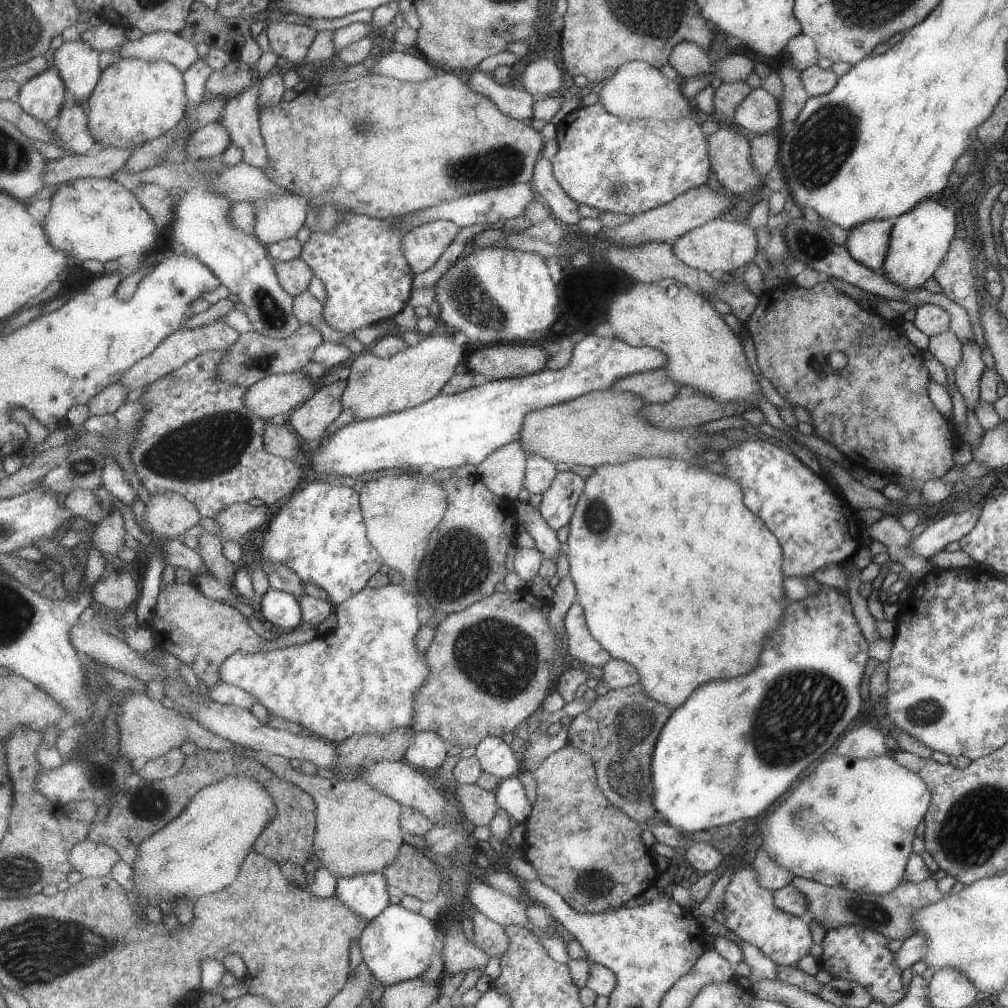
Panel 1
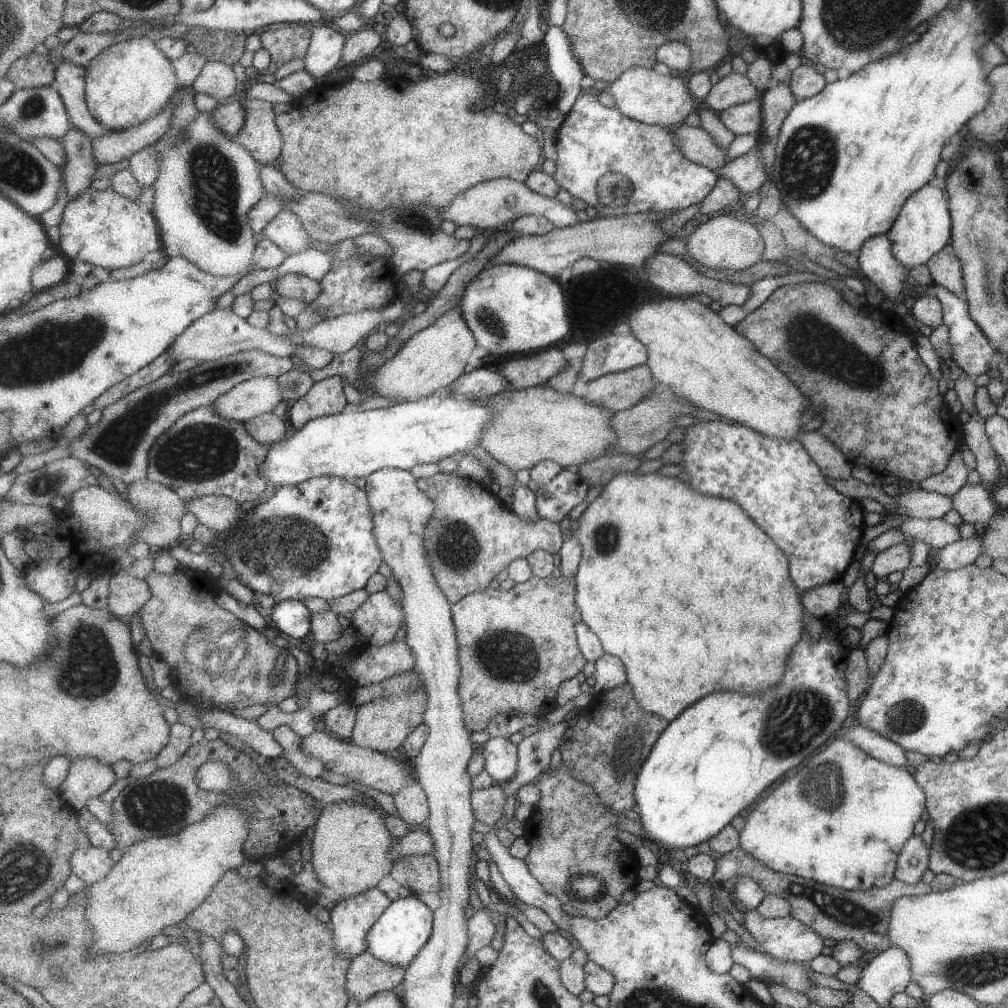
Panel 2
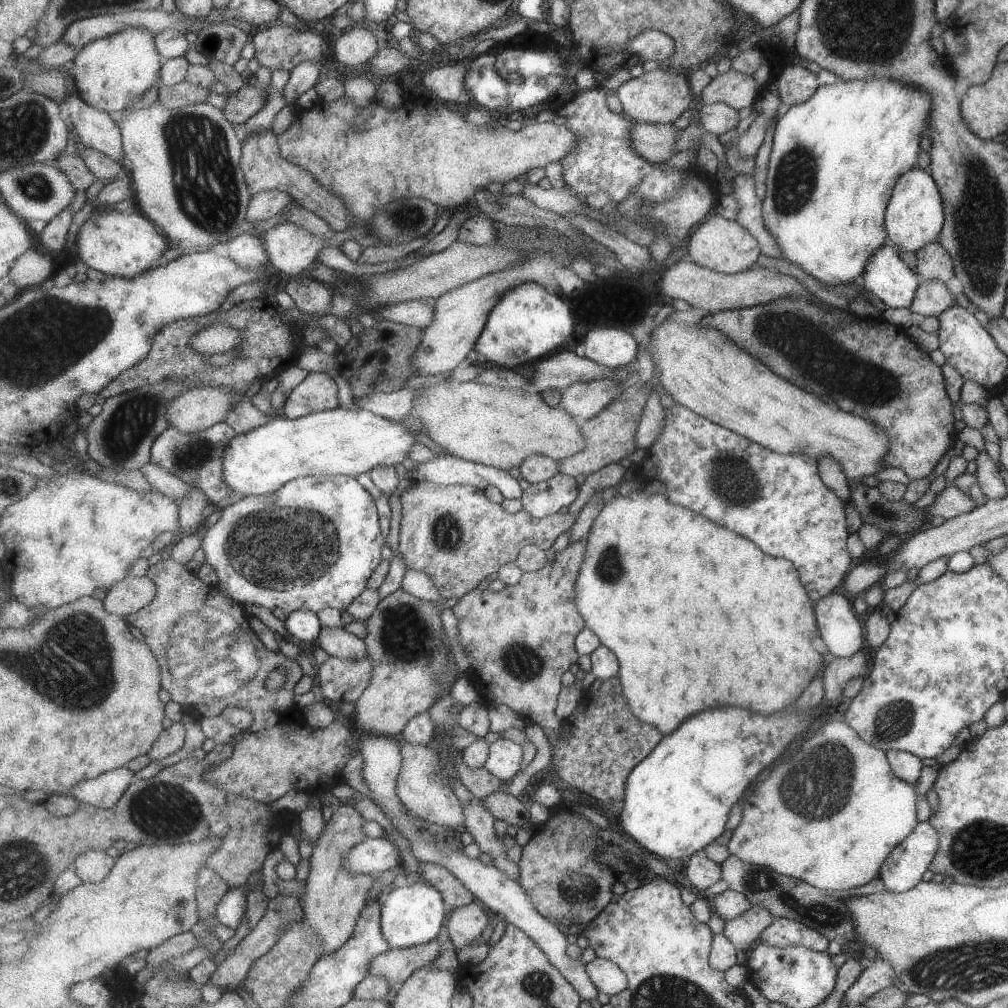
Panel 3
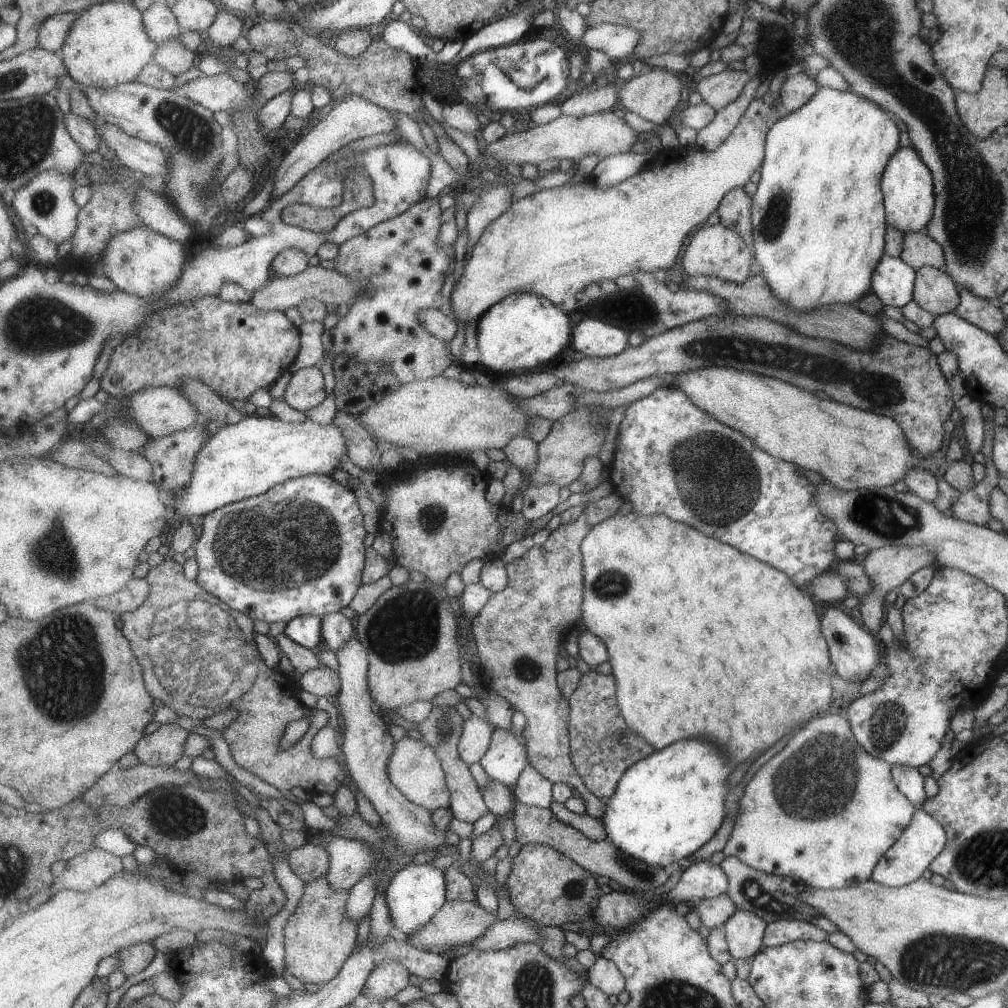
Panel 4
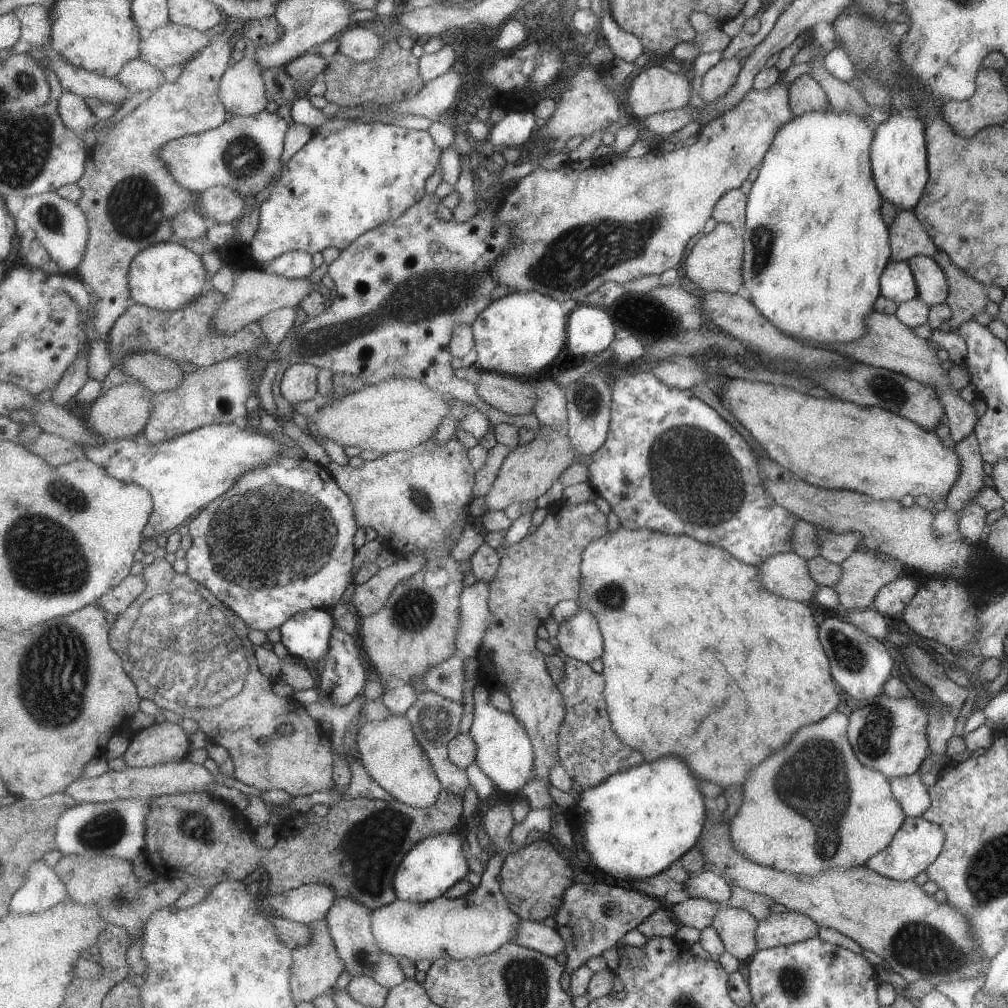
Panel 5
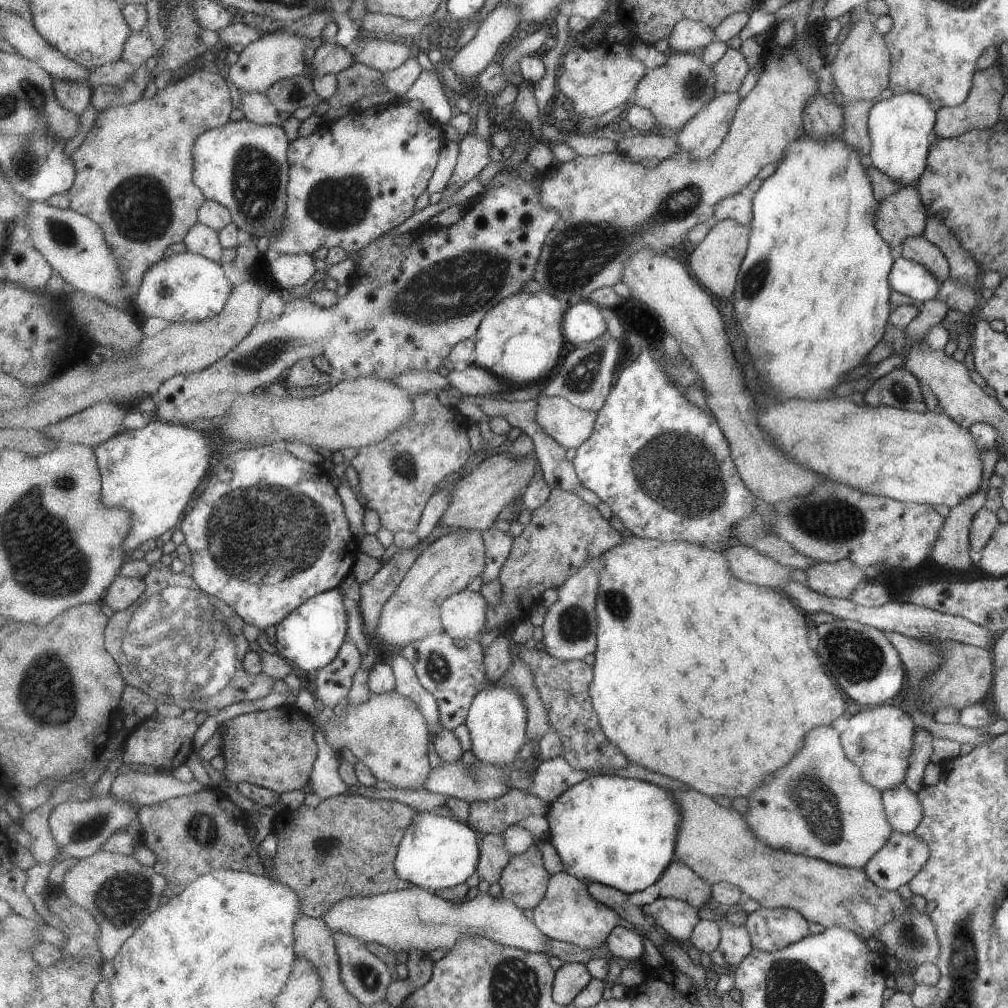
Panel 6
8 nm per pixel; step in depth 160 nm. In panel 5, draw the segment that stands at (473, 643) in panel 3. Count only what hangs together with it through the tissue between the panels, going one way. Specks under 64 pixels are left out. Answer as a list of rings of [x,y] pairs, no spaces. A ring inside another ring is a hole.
[[[588,501],[585,504],[580,504],[577,506],[564,504],[557,512],[553,512],[551,510],[551,514],[547,514],[546,519],[543,523],[538,526],[537,530],[533,534],[528,534],[521,542],[517,544],[511,545],[507,547],[502,555],[502,559],[500,562],[499,570],[495,573],[495,576],[492,578],[490,582],[490,623],[486,628],[485,634],[483,635],[483,642],[477,656],[478,662],[480,663],[478,682],[485,685],[489,692],[493,692],[493,690],[500,690],[504,692],[508,698],[512,702],[512,712],[514,715],[520,720],[520,723],[524,725],[525,730],[528,732],[529,738],[532,740],[534,746],[535,760],[534,760],[534,777],[527,783],[519,792],[519,796],[524,796],[530,802],[530,805],[533,809],[544,809],[549,807],[557,807],[552,812],[552,829],[550,830],[550,834],[553,837],[556,837],[558,842],[563,845],[565,848],[570,850],[573,854],[576,855],[576,860],[578,860],[578,853],[576,852],[576,844],[574,841],[574,830],[573,826],[571,826],[570,817],[566,812],[563,812],[561,808],[557,806],[555,800],[553,800],[553,796],[551,796],[551,782],[550,782],[550,774],[551,771],[557,767],[559,764],[562,766],[562,760],[560,757],[560,732],[561,727],[564,726],[564,722],[566,719],[566,715],[568,714],[568,704],[566,703],[564,694],[560,691],[560,688],[557,684],[555,684],[555,680],[553,680],[553,676],[549,674],[549,668],[547,668],[547,657],[539,648],[537,648],[537,630],[541,628],[543,622],[553,614],[553,608],[559,604],[559,602],[563,602],[563,600],[573,600],[575,602],[579,602],[581,598],[582,592],[582,560],[584,556],[584,550],[588,547],[589,543],[592,543],[596,538],[601,538],[605,536],[609,532],[609,524],[607,524],[607,514],[605,512],[601,512],[601,508],[597,509],[597,504],[594,501]]]

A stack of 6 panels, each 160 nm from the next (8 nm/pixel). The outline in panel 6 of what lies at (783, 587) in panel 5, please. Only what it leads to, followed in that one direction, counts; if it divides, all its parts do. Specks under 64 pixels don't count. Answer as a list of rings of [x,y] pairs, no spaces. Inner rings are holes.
[[[734,544],[722,551],[733,576],[739,580],[779,590],[780,583],[791,580],[791,569],[779,564],[753,547]]]

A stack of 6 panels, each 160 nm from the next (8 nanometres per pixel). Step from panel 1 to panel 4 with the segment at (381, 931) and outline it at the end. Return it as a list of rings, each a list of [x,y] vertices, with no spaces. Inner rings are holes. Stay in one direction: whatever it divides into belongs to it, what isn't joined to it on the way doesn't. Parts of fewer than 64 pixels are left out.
[[[429,863],[409,864],[403,867],[389,883],[386,899],[394,926],[405,935],[413,935],[425,927],[449,900],[444,870],[433,868]]]

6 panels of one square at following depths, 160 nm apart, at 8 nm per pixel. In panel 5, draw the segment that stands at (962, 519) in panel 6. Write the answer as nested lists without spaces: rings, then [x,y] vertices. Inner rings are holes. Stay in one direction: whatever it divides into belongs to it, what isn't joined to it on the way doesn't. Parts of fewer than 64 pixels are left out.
[[[975,430],[964,439],[956,442],[954,451],[959,459],[960,469],[958,477],[951,485],[945,496],[945,508],[956,512],[969,503],[969,499],[978,493],[983,485],[983,460],[981,458]]]

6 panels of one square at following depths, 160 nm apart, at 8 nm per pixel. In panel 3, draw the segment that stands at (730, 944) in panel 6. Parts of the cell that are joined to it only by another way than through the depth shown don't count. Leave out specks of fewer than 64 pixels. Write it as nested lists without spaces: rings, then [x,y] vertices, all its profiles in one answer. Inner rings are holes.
[[[750,905],[738,917],[724,922],[725,938],[731,942],[736,950],[748,950],[758,942],[759,933],[771,924],[773,916],[759,905]]]

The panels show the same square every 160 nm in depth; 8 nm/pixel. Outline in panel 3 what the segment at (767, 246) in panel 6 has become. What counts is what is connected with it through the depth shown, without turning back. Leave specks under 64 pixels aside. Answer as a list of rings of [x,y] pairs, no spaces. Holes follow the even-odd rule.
[[[885,77],[865,80],[853,79],[850,81],[838,80],[830,85],[818,85],[815,92],[806,101],[790,106],[787,112],[776,120],[775,128],[773,128],[770,155],[764,181],[765,194],[761,200],[763,224],[779,245],[782,257],[800,266],[801,270],[810,274],[815,280],[829,286],[844,289],[845,284],[852,284],[854,281],[858,281],[861,271],[865,268],[868,256],[873,254],[876,248],[887,243],[884,212],[889,204],[890,197],[893,195],[893,188],[897,184],[897,180],[917,164],[919,140],[927,132],[927,120],[930,120],[931,112],[932,96],[927,91]]]

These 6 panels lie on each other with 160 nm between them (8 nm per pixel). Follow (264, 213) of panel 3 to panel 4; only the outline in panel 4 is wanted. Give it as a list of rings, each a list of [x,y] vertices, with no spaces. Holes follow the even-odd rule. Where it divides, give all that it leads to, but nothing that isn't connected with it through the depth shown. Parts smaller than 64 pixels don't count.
[[[347,95],[339,104],[330,107],[319,124],[309,134],[303,136],[297,146],[293,147],[285,156],[273,178],[272,198],[278,199],[287,191],[295,188],[295,185],[307,173],[310,173],[317,165],[321,164],[329,155],[337,152],[343,146],[347,146],[349,142],[371,136],[371,134],[391,132],[391,130],[397,128],[396,119],[396,117],[391,116],[389,109],[380,107],[362,96]]]

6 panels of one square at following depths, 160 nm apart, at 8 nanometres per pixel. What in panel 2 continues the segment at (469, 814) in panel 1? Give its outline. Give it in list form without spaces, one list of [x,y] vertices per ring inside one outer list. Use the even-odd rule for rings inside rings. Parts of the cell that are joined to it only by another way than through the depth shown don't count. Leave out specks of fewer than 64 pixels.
[[[494,784],[486,789],[474,789],[472,792],[472,805],[476,820],[491,828],[503,816],[507,796],[503,794],[503,784]]]

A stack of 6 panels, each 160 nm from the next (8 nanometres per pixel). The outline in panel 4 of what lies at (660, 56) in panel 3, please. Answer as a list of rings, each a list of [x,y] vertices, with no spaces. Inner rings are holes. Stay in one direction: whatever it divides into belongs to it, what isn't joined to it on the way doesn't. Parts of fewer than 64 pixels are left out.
[[[603,23],[589,27],[581,42],[590,49],[603,51],[609,57],[623,58],[635,52],[643,36],[635,27]]]

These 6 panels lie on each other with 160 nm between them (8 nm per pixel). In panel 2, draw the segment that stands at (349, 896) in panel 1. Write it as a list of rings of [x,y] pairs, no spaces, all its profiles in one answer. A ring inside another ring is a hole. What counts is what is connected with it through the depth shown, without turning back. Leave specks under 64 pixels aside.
[[[373,887],[335,904],[329,922],[334,926],[338,951],[352,960],[367,951],[368,932],[391,903],[381,888]]]

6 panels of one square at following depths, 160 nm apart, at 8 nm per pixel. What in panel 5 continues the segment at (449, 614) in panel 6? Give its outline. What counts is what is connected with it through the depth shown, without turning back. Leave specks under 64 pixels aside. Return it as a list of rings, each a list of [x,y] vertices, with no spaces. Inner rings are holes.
[[[477,580],[461,595],[460,628],[456,654],[463,660],[477,658],[490,623],[490,583]]]

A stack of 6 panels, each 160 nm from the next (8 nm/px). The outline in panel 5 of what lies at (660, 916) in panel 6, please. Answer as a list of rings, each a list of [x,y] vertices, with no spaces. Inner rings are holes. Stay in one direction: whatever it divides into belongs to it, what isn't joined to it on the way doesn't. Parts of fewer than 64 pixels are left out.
[[[689,897],[687,901],[675,905],[673,912],[679,925],[694,926],[702,932],[713,924],[713,917],[721,905],[709,899]]]

